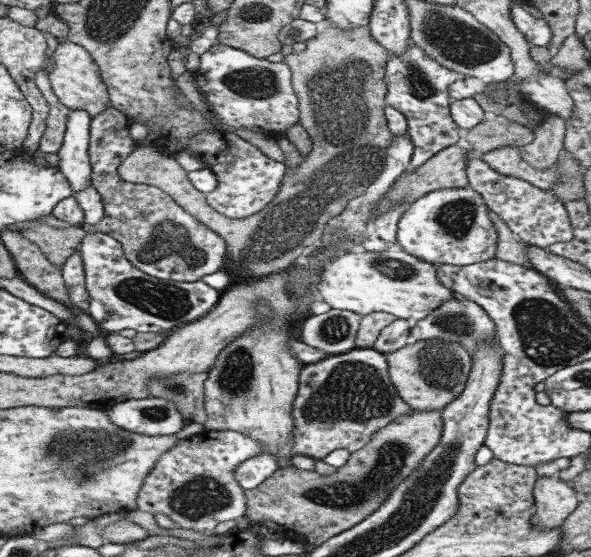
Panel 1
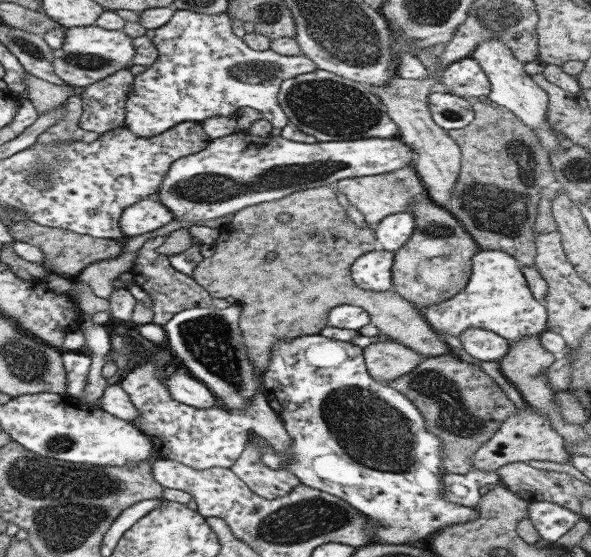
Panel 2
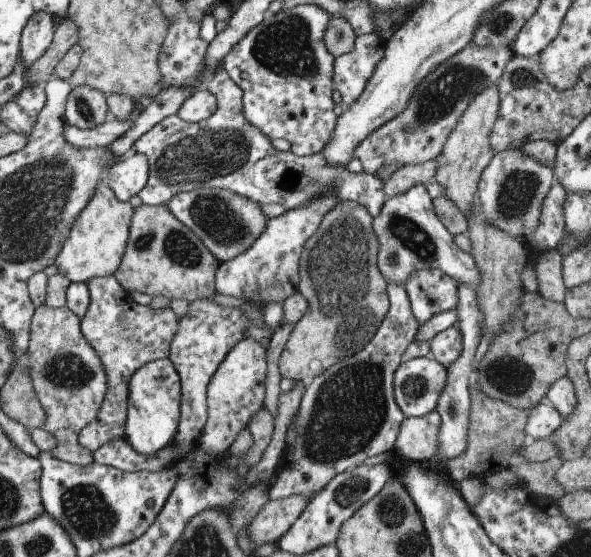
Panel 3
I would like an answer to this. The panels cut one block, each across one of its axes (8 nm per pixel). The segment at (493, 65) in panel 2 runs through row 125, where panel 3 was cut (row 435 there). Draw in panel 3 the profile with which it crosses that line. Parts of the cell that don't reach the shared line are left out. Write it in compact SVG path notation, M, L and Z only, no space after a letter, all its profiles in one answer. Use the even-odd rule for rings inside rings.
M546 400L537 404L526 422L526 439L528 441L548 439L564 422L562 414Z

